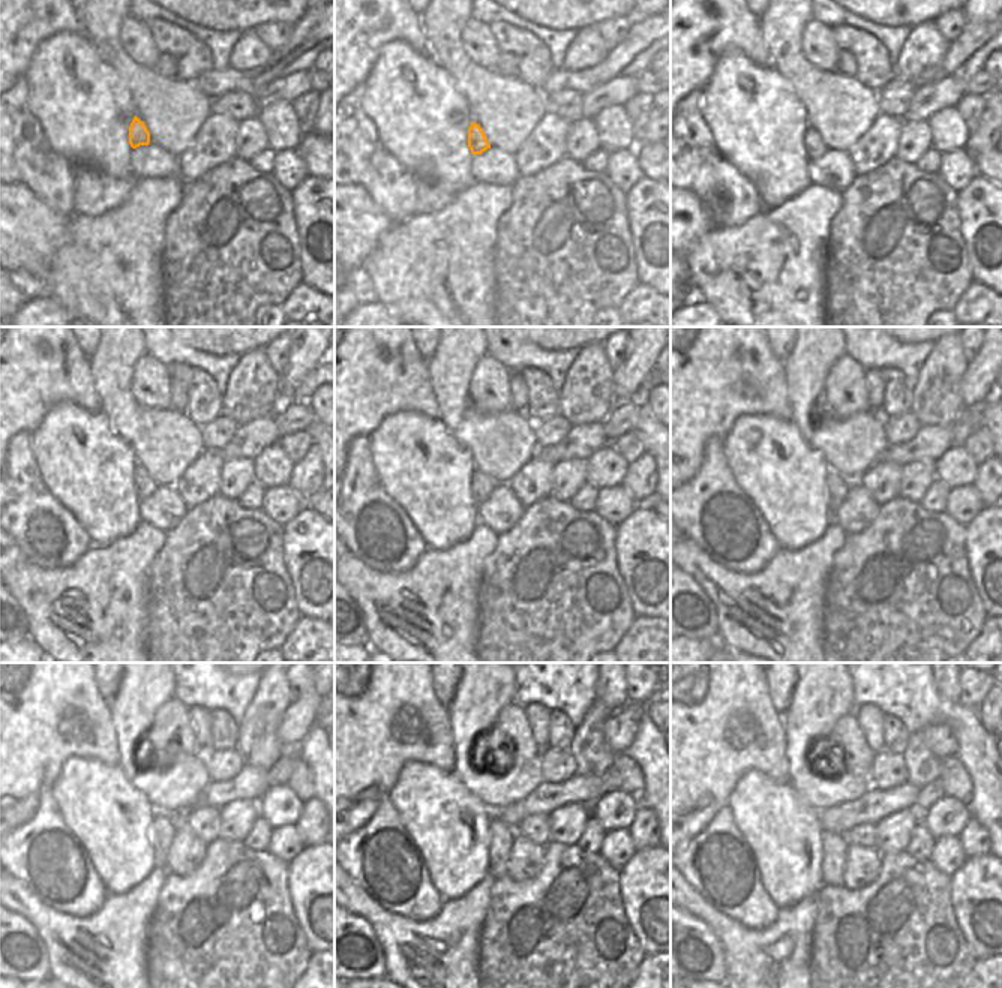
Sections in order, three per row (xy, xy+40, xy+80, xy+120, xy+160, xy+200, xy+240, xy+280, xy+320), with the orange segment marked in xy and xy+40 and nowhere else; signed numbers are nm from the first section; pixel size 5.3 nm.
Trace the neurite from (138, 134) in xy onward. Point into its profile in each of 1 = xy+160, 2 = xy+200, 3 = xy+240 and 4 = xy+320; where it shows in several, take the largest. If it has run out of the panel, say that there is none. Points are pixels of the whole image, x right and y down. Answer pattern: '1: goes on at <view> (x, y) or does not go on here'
1: goes on at xy+160 (482, 488)
2: goes on at xy+200 (836, 488)
3: goes on at xy+240 (164, 825)
4: goes on at xy+320 (833, 846)

